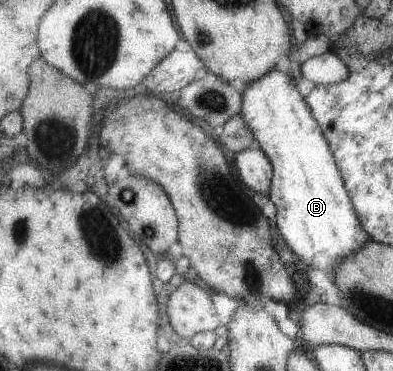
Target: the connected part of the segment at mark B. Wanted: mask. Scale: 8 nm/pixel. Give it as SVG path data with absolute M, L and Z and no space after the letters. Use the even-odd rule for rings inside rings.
M274 69L272 73L246 86L243 91L242 114L254 131L258 147L266 152L273 163L274 179L268 197L277 208L275 224L283 239L302 263L308 267L318 267L333 281L340 263L346 261L346 257L352 257L364 245L372 243L373 237L370 237L358 217L329 139L324 135L309 103L287 74Z

